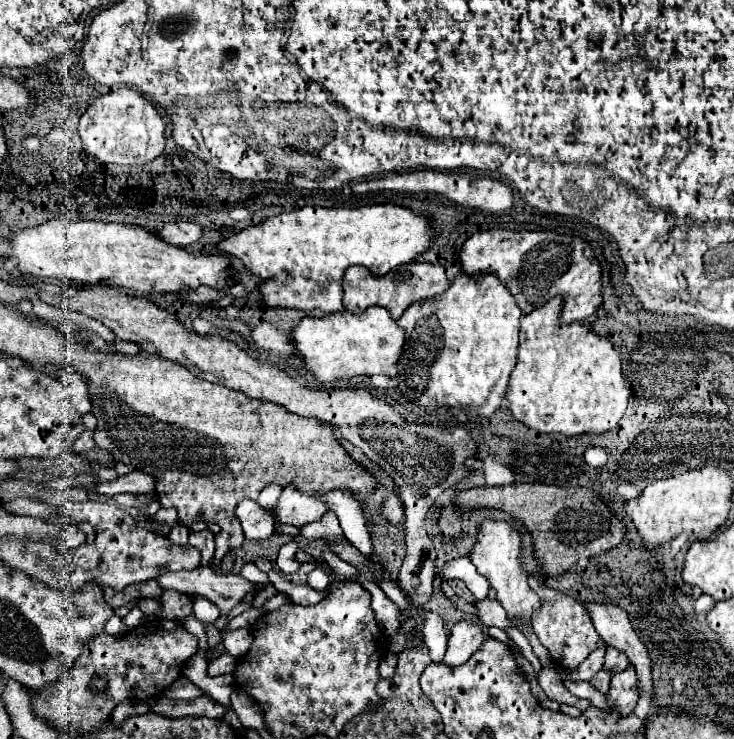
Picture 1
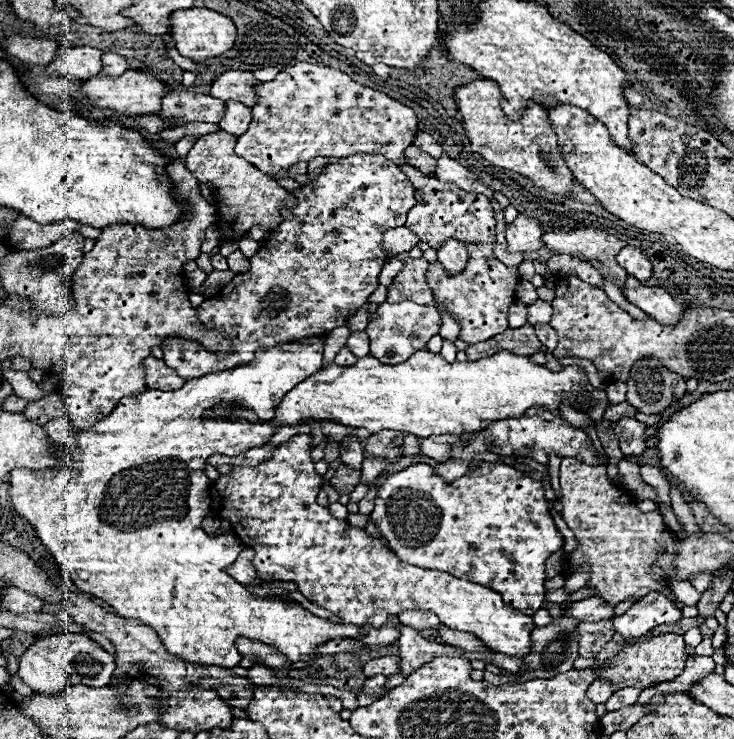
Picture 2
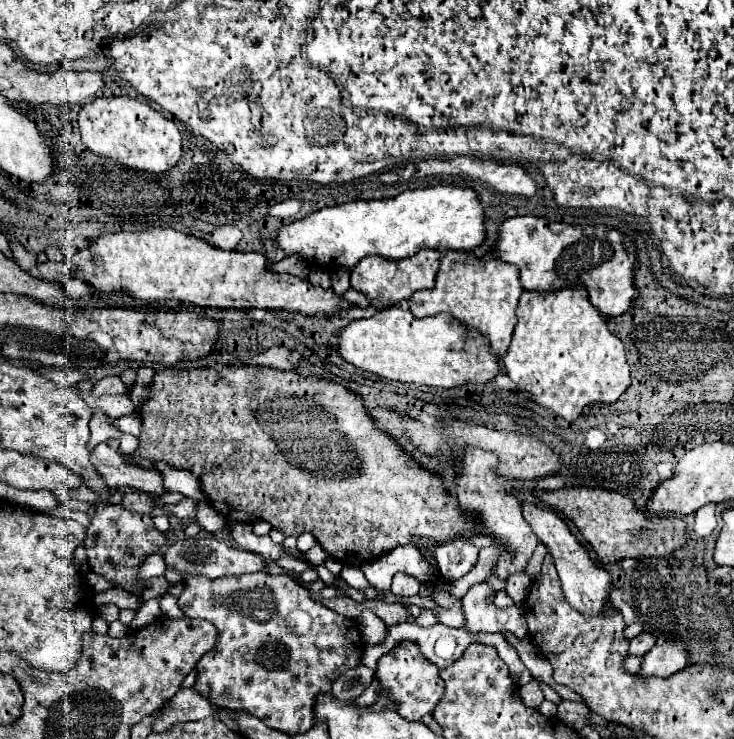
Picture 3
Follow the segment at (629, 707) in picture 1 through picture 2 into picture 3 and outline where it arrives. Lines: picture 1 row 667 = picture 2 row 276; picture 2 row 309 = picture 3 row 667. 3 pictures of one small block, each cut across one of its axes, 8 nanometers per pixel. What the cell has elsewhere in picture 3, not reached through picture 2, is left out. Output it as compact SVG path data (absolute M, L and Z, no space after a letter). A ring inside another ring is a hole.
M660 642L648 654L644 654L642 666L636 672L636 676L668 678L686 666L688 666L688 652L684 650L682 642Z

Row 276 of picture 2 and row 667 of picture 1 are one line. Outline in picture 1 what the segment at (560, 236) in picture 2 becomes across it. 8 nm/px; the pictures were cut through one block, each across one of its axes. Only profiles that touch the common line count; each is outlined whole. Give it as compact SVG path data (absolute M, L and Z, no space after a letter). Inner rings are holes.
M608 648L606 650L606 662L604 662L604 668L610 670L610 672L622 672L628 668L628 658L624 652L616 650L616 648Z

